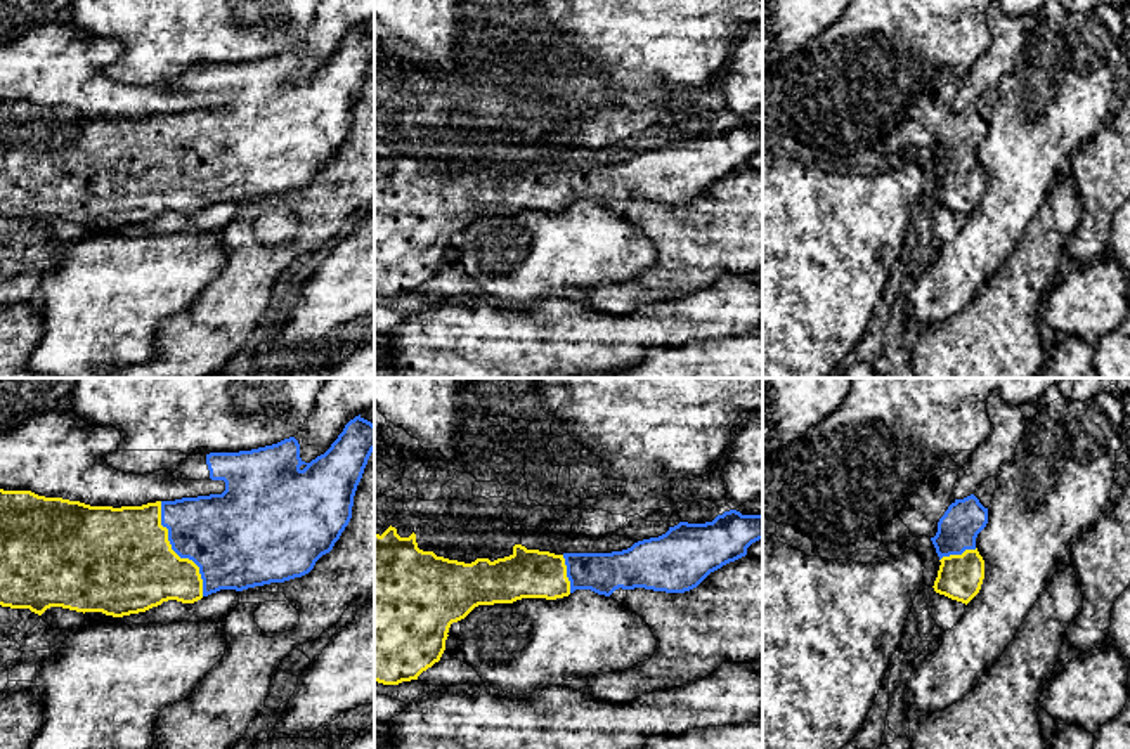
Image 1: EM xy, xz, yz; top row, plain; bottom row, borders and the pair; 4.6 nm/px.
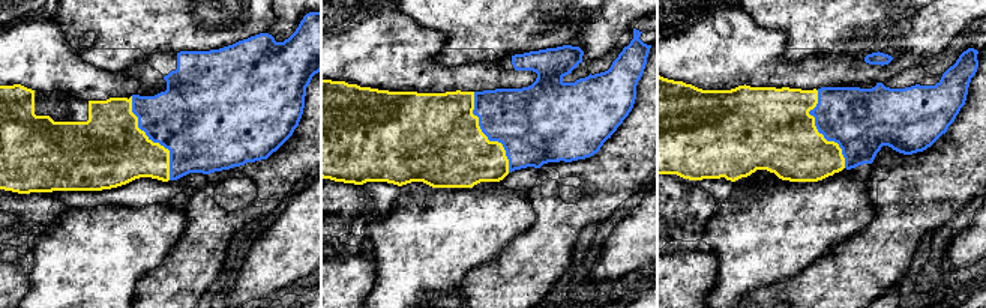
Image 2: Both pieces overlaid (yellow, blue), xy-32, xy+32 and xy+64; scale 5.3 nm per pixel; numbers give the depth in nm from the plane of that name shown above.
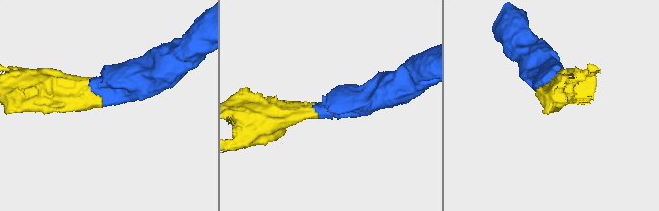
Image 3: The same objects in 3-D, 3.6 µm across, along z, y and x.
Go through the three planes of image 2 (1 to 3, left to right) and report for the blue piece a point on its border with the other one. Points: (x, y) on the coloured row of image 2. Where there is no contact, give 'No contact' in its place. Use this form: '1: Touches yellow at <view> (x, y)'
1: Touches yellow at xy-32 (152, 141)
2: Touches yellow at xy+32 (485, 135)
3: Touches yellow at xy+64 (818, 132)

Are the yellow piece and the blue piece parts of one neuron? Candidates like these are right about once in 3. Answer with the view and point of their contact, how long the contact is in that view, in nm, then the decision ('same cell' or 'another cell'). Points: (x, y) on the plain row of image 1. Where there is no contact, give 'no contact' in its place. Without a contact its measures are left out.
xy (174, 163) | 480 nm | same cell

